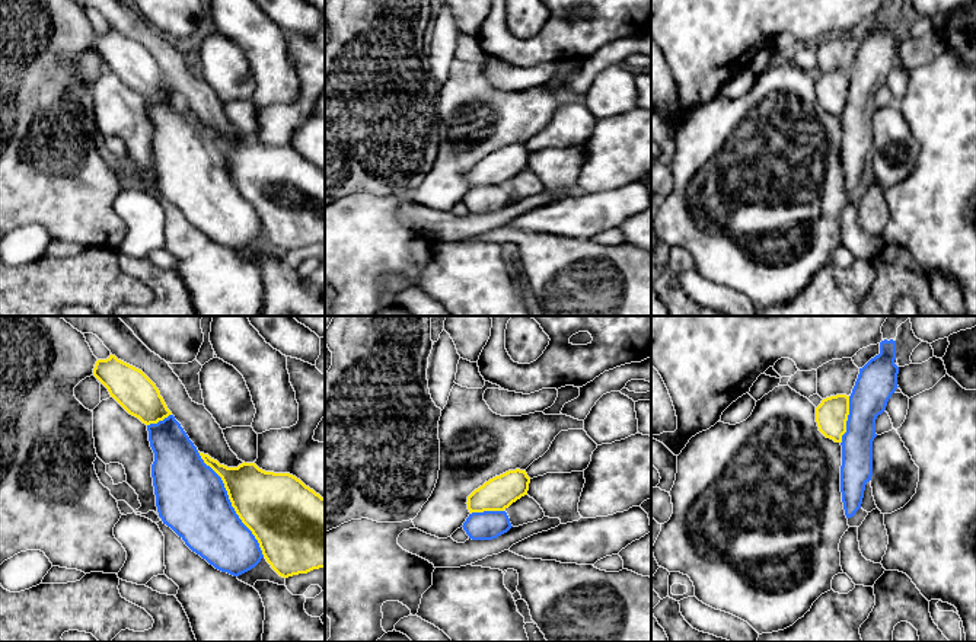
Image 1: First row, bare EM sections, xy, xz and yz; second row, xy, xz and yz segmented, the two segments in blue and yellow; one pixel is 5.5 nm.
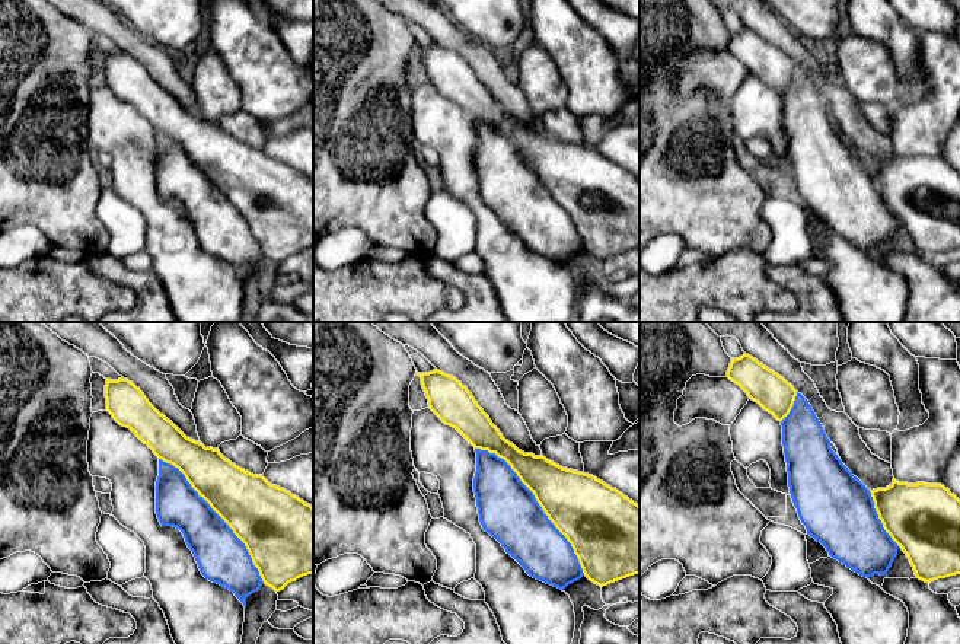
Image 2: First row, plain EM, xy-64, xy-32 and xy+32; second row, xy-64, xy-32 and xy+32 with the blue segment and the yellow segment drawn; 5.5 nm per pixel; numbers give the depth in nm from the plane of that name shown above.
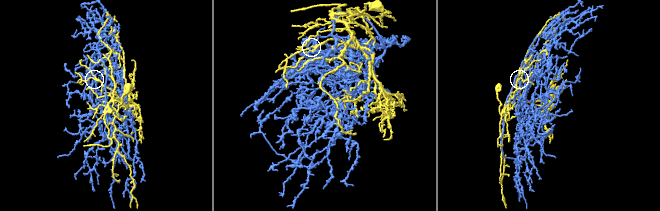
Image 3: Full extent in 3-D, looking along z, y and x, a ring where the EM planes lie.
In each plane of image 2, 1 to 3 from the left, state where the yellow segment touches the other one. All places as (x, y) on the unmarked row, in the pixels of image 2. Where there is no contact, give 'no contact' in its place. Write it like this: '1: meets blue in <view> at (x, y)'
1: meets blue in xy-64 at (220, 191)
2: meets blue in xy-32 at (538, 177)
3: meets blue in xy+32 at (877, 191)

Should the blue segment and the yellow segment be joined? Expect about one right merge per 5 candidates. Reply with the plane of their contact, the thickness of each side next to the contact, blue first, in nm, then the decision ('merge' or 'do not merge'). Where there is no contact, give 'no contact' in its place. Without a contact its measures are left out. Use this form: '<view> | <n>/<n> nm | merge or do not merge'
xy | 380/380 nm | do not merge

